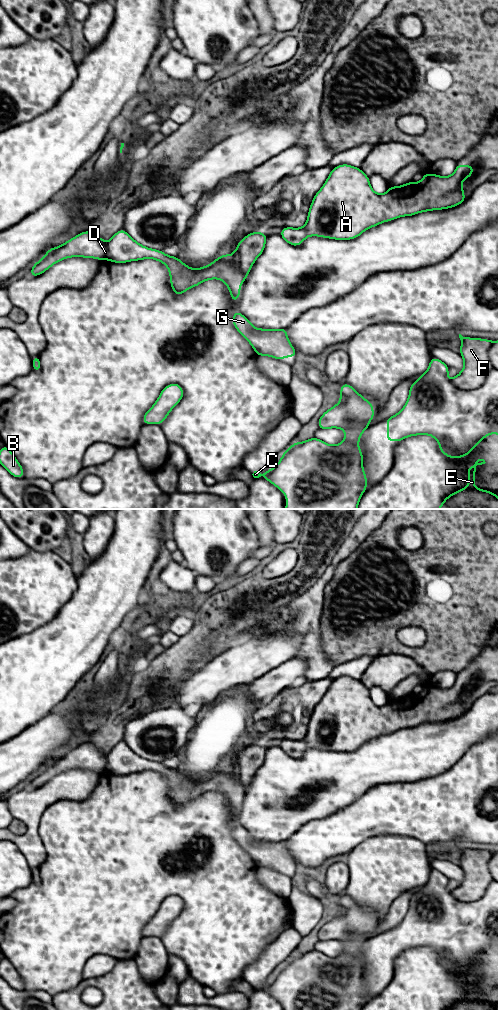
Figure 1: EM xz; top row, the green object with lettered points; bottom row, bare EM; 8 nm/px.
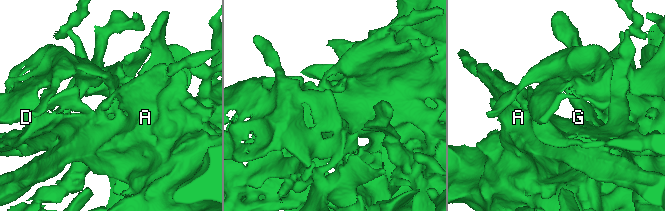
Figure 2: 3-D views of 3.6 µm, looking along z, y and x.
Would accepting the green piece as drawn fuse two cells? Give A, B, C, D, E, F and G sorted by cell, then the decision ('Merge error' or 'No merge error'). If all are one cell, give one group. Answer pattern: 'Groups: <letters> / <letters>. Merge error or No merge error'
Groups: A F / B C D E G. Merge error

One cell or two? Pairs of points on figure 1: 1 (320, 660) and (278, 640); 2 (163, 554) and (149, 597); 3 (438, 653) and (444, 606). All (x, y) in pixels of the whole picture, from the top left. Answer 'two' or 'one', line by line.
1: two
2: one
3: one

